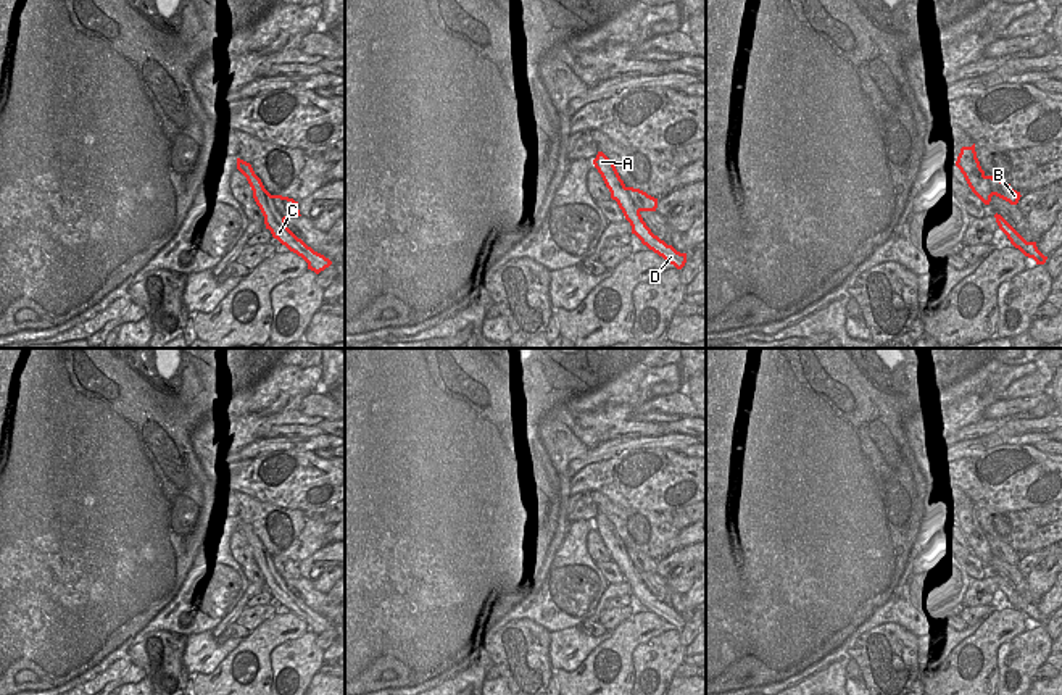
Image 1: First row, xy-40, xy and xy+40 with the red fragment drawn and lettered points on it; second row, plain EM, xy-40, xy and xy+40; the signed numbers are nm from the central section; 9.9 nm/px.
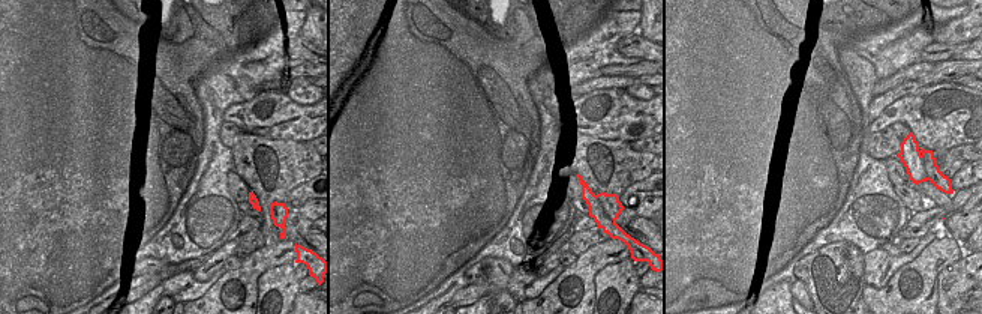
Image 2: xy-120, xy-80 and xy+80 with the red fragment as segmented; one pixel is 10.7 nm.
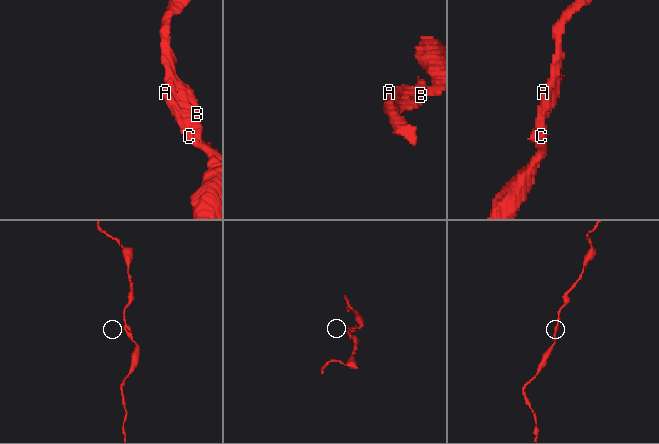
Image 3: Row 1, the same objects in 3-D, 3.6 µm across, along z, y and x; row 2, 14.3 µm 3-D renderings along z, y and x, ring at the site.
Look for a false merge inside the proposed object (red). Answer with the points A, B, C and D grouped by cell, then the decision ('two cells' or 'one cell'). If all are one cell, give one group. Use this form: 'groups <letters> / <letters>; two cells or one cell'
groups A B C D; one cell

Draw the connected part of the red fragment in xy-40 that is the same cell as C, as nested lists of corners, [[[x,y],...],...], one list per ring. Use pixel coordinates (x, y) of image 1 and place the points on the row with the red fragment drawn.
[[[237,158],[237,169],[247,177],[256,205],[259,206],[266,229],[271,231],[272,237],[285,245],[290,252],[297,253],[308,263],[308,269],[319,274],[332,264],[329,258],[314,252],[301,239],[298,239],[285,224],[288,218],[298,218],[298,202],[282,195],[271,195],[261,179],[255,174],[250,163]]]

